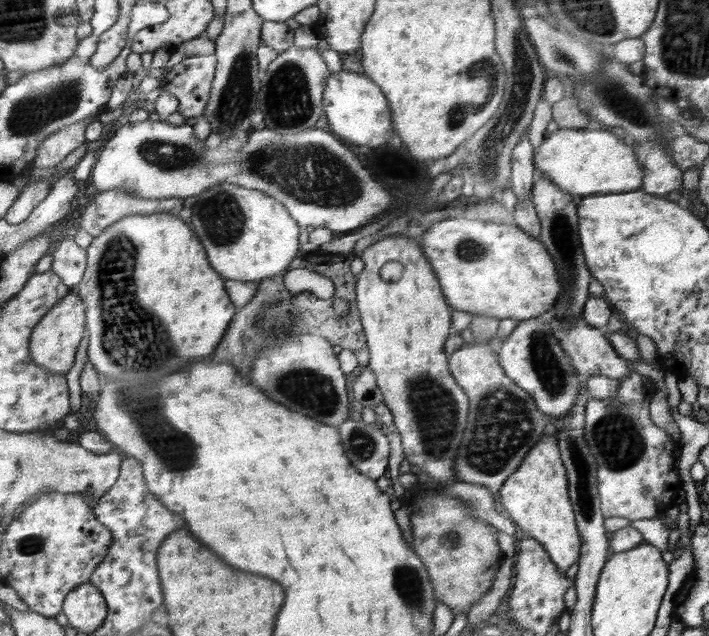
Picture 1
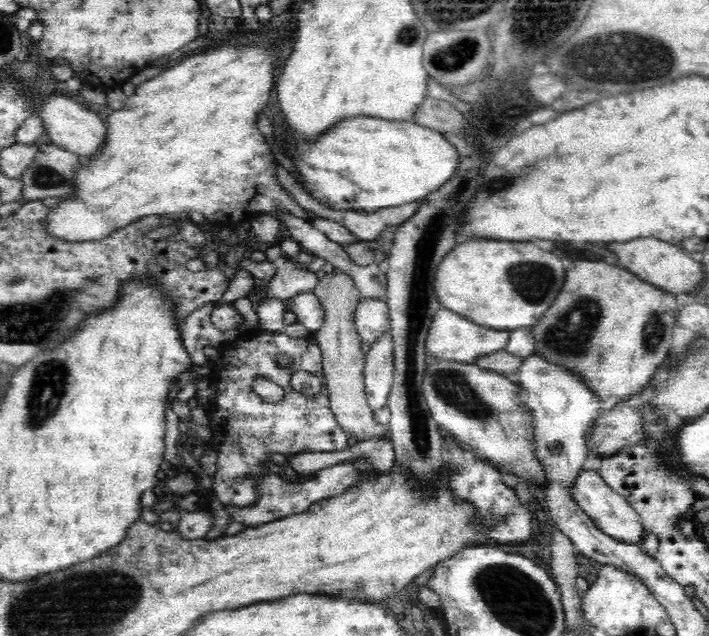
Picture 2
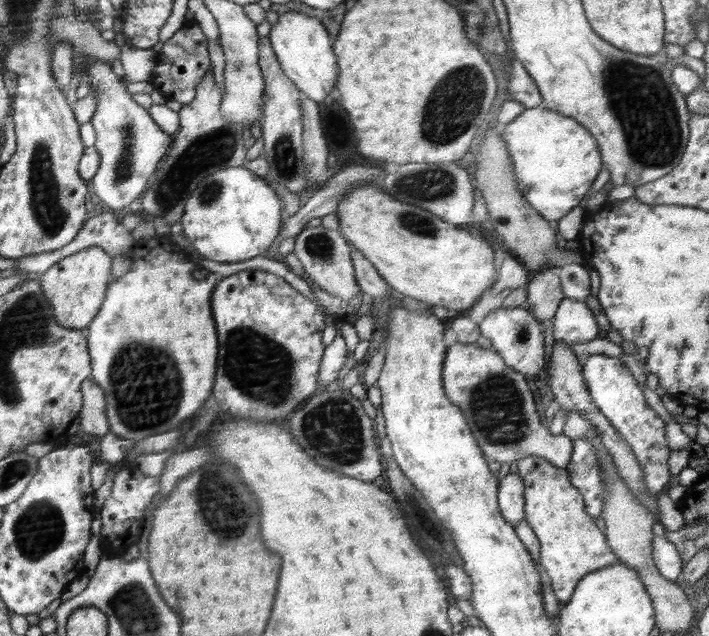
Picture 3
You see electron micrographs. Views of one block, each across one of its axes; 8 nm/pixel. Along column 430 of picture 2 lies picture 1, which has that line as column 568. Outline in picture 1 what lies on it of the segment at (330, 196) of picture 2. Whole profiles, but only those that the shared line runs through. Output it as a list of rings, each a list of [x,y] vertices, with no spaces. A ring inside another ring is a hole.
[[[559,128],[554,134],[545,136],[538,152],[533,155],[536,172],[546,175],[556,186],[571,195],[580,194],[583,197],[590,194],[604,194],[604,192],[623,192],[640,189],[643,184],[643,166],[636,160],[633,147],[626,146],[616,131],[608,128],[589,130],[584,128]]]

